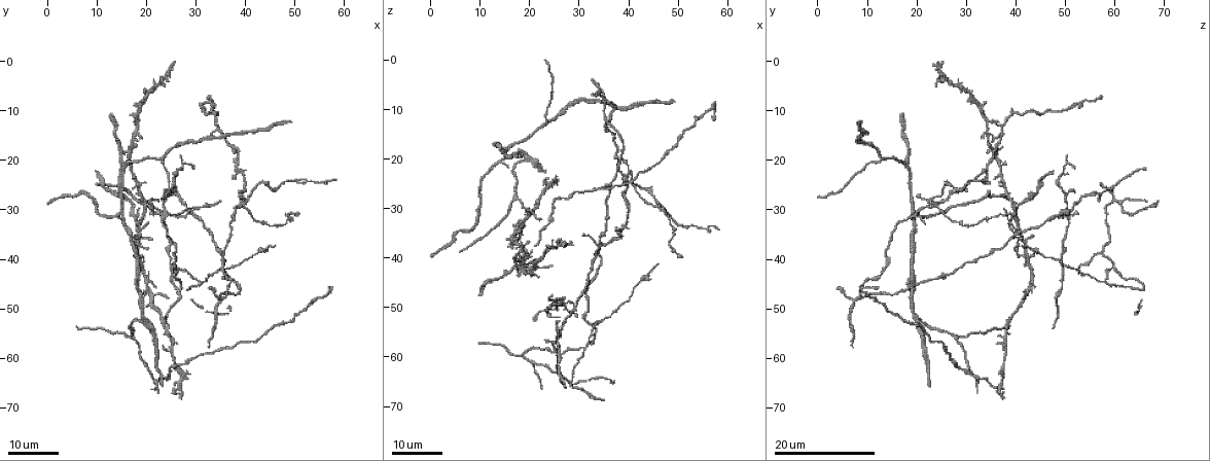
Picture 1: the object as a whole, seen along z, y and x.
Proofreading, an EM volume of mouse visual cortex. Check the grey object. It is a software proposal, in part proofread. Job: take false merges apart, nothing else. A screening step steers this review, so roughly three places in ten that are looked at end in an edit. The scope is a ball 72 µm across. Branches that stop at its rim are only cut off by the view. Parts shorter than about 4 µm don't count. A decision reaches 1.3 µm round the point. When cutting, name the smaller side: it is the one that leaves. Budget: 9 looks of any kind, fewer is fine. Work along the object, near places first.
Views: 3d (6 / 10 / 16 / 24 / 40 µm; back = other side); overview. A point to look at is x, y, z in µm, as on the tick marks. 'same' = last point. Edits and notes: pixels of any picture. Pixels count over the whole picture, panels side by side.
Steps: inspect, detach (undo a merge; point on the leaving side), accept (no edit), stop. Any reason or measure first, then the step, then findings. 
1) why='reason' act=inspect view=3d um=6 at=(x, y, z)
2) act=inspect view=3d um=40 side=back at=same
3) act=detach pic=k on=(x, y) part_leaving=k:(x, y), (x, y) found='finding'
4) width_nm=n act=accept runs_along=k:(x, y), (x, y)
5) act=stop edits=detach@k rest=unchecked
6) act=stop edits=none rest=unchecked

why='thin arm on a thick one' act=inspect view=3d um=16 at=(34.0, 13.5, 37.0)

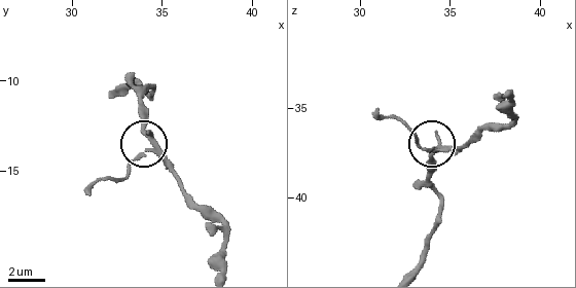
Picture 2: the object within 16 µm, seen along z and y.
why='closer look' act=inspect view=3d um=6 at=(34.5, 13.5, 37.1)

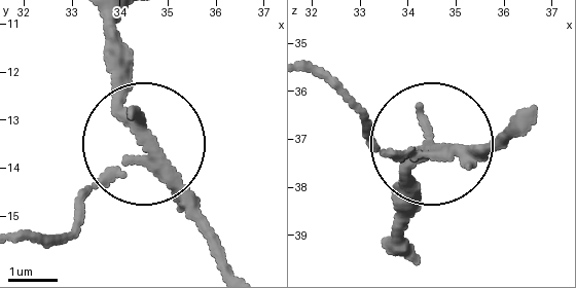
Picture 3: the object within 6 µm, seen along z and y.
side_arm_um=5 arms=3 act=accept found='all the same neuron'

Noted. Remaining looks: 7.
act=inspect view=3d um=24 at=(40.0, 28.5, 23.5)

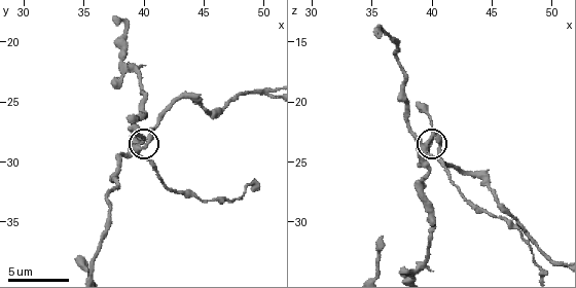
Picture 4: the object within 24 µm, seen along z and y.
act=inspect view=3d um=6 at=same

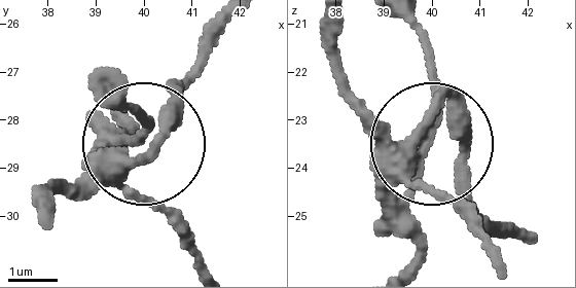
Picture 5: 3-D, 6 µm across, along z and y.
act=accept runs_along=5:(330, 23), (355, 97), (417, 138), (453, 134), (465, 179) found='one neuron here'

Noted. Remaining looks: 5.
why='three-way junction' act=inspect view=3d um=16 at=(26.0, 42.0, 60.0)

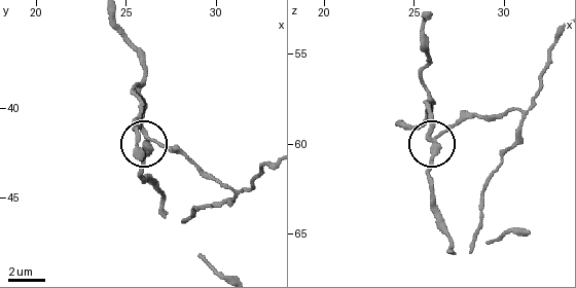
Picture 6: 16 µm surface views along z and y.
act=inspect view=3d um=10 at=(26.3, 41.7, 59.7)

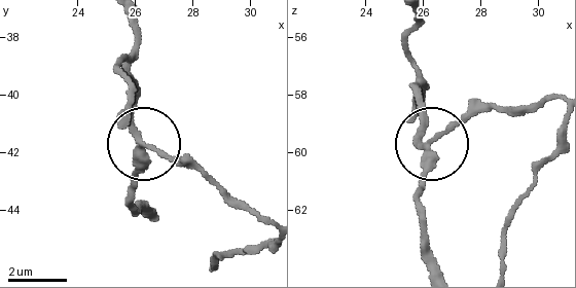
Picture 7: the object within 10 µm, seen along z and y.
width_nm=230 act=detach pic=7 on=(184, 157) part_leaving=7:(148, 144), (205, 169), (271, 220) found='a second neuron is stuck on'

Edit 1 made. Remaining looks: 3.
act=stop edits=detach@7 rest=unchecked

